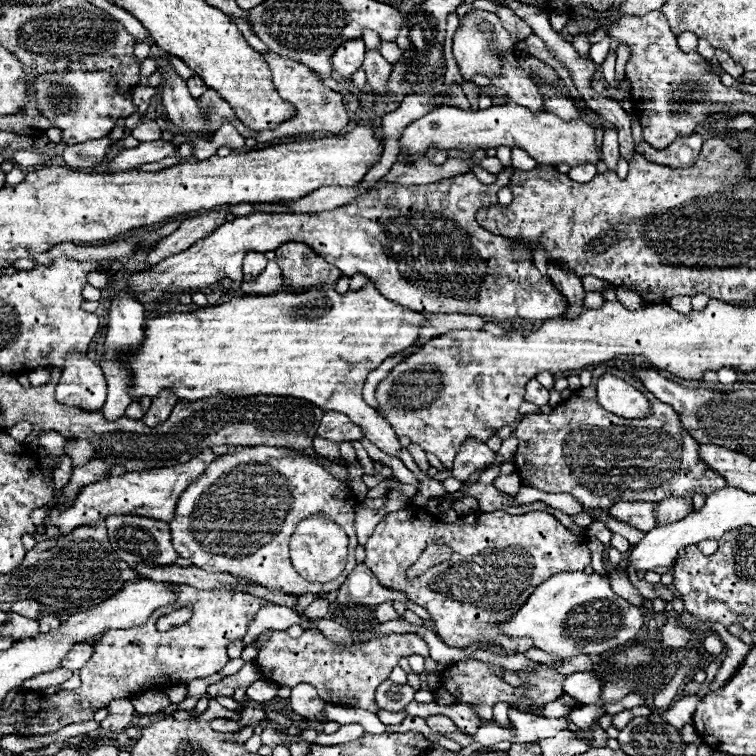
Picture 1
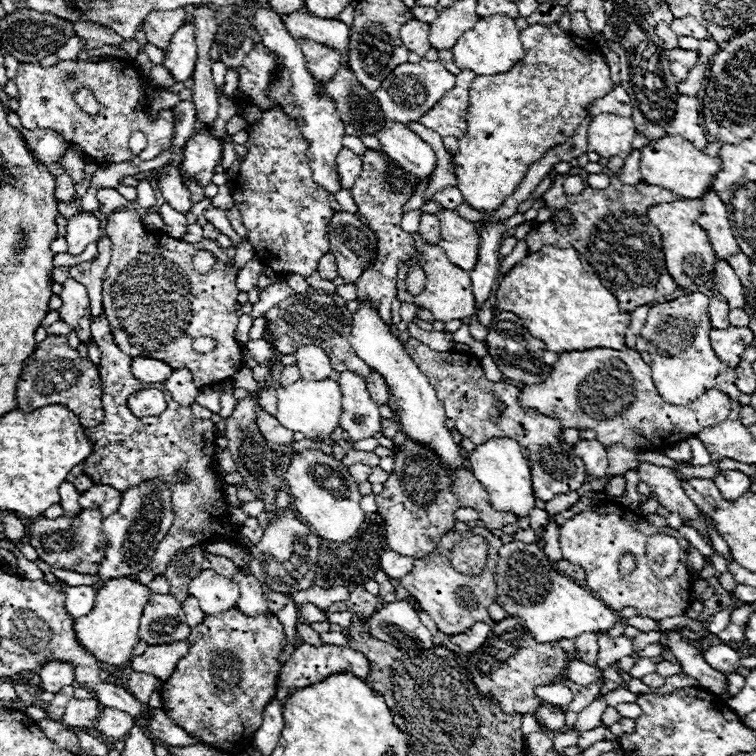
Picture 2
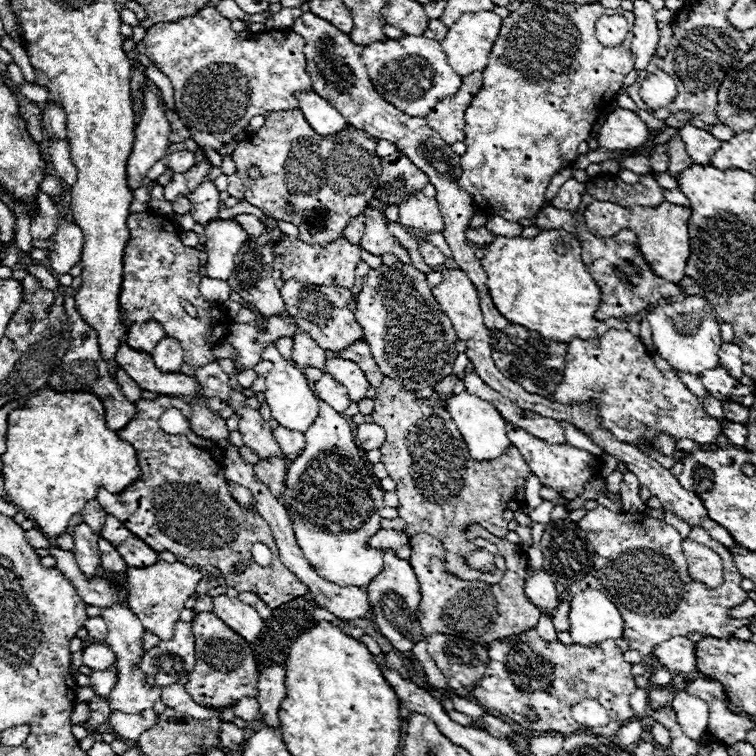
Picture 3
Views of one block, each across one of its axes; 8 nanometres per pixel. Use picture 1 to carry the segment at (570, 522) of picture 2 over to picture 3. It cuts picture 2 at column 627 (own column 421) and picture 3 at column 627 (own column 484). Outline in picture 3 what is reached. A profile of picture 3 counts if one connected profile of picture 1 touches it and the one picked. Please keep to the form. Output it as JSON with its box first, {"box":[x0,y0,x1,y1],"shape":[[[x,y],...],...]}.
{"box":[568,506,748,656],"shape":[[[596,506],[586,512],[578,522],[586,538],[594,546],[596,554],[606,560],[594,568],[594,574],[588,574],[584,580],[574,582],[568,590],[572,594],[586,588],[598,588],[606,592],[610,600],[620,608],[624,618],[624,640],[630,650],[638,650],[642,656],[648,656],[652,648],[674,636],[686,636],[688,632],[700,632],[702,636],[730,638],[734,630],[748,626],[748,622],[736,622],[728,618],[732,606],[742,604],[748,594],[742,590],[742,574],[738,572],[732,554],[718,544],[718,554],[722,558],[724,580],[716,588],[708,588],[702,582],[690,578],[686,570],[686,558],[682,552],[682,536],[670,524],[646,518],[630,512],[612,512],[604,506]]]}

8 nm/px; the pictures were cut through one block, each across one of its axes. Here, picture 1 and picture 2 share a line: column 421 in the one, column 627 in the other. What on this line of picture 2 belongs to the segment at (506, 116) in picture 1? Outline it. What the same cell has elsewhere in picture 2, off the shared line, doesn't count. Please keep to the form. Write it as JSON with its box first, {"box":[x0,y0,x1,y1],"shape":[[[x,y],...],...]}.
{"box":[588,114,636,158],"shape":[[[598,114],[588,128],[588,152],[596,152],[602,158],[620,156],[628,158],[632,150],[632,138],[636,134],[636,124],[632,118],[622,118],[616,114]]]}

